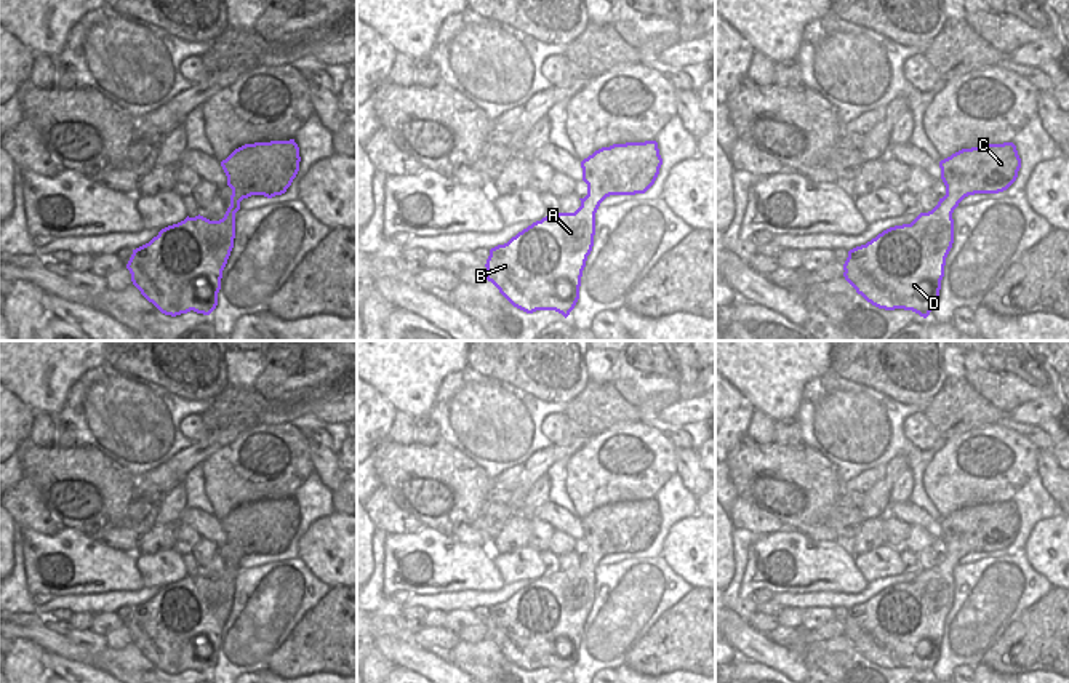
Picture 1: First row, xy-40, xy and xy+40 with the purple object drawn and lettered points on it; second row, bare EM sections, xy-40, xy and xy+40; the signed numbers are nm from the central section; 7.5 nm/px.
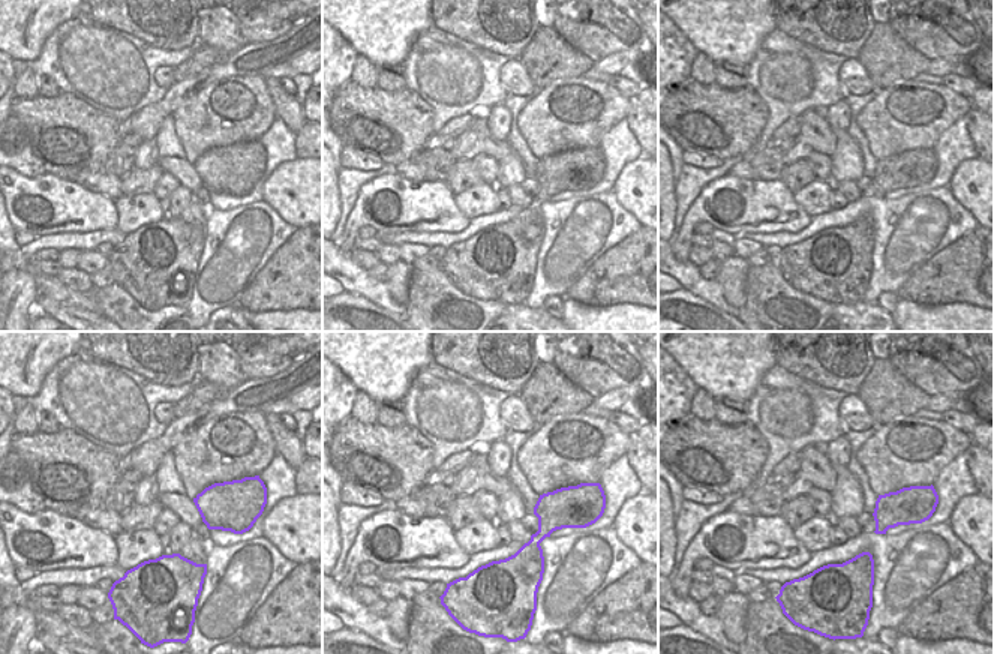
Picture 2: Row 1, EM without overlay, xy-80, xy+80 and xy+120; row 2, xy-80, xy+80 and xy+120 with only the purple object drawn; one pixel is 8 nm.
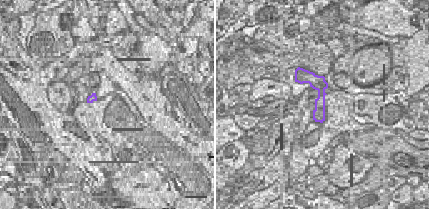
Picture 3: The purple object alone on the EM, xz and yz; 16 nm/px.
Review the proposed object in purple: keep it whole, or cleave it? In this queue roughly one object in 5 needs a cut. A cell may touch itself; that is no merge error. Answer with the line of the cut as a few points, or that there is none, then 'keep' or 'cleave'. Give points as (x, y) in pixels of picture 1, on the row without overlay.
no cut; keep

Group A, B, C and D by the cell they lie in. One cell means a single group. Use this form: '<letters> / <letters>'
A B C D

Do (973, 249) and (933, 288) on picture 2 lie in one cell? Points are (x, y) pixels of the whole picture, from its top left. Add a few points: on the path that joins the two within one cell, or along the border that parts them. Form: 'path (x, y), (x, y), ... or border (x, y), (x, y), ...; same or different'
path (963, 260), (943, 279); same

